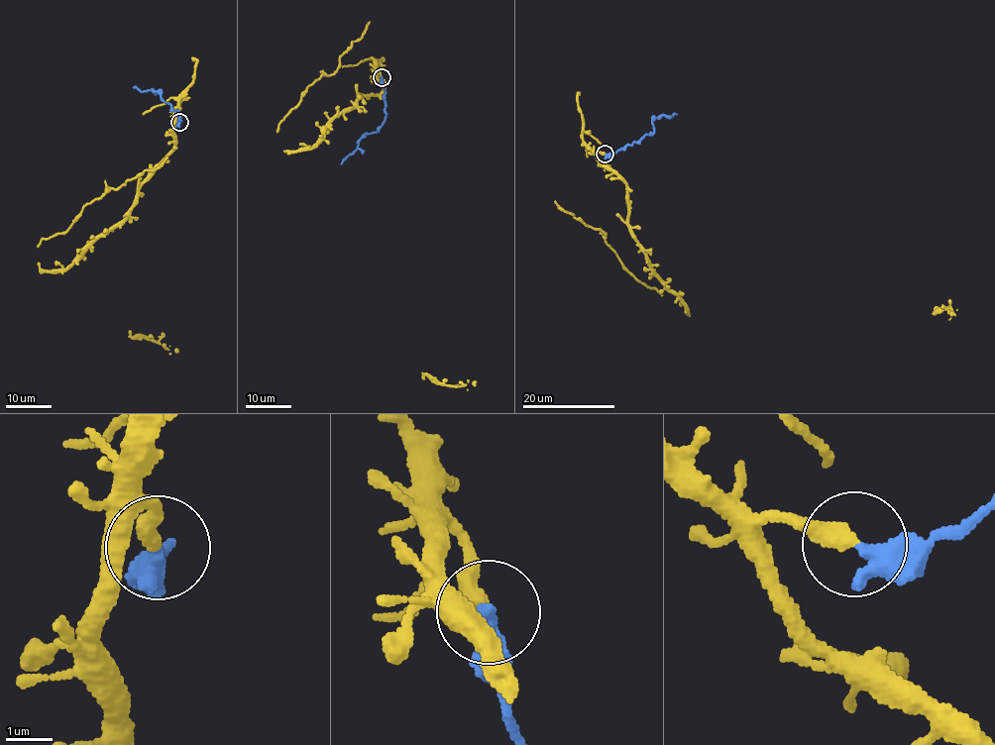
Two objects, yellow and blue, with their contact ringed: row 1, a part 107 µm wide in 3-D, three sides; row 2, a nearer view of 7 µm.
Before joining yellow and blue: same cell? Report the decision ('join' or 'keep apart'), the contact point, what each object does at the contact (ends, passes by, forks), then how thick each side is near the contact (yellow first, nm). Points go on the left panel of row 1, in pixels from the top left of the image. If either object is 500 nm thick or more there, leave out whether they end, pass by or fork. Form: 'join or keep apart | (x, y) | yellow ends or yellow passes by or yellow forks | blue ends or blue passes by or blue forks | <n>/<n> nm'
keep apart | (179, 122) | yellow ends | blue ends | 400/420 nm

